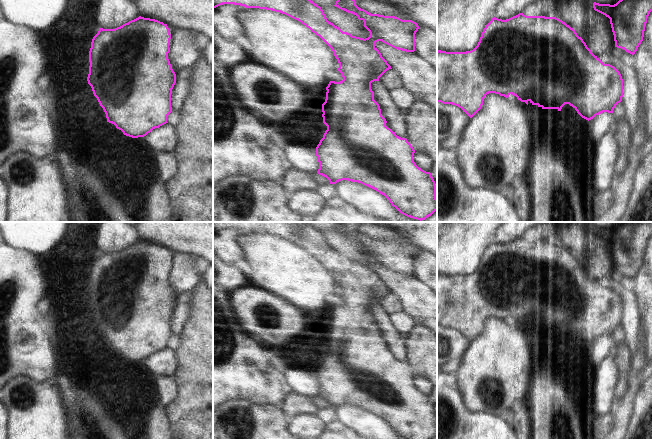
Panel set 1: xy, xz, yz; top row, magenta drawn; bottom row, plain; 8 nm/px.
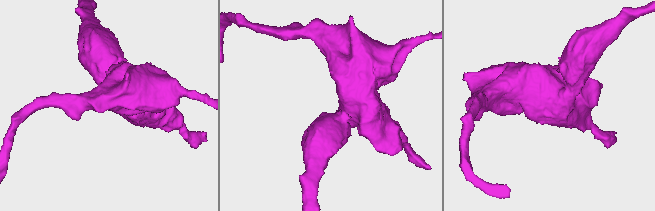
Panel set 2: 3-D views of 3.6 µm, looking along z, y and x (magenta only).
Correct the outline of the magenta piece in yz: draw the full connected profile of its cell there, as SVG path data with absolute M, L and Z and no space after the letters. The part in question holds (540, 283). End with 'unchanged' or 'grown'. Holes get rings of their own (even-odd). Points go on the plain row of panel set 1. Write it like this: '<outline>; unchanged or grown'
M519 237L506 244L493 241L471 275L437 275L437 326L458 330L472 342L481 333L489 317L506 322L512 318L527 329L530 326L542 333L557 333L565 348L588 348L596 339L613 337L616 329L622 325L623 303L614 290L604 288L575 254L562 244Z; grown

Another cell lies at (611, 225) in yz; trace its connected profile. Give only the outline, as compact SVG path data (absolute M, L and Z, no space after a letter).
M587 222L587 224L591 225L592 227L596 226L599 228L610 228L614 229L622 222Z

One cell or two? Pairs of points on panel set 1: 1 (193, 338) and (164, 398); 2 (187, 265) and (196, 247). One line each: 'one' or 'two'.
1: two
2: two

